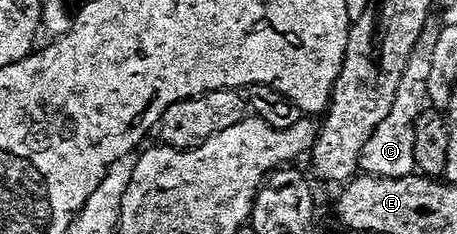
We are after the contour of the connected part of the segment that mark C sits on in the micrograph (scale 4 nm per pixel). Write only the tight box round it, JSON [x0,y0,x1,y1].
[359,28,439,178]

